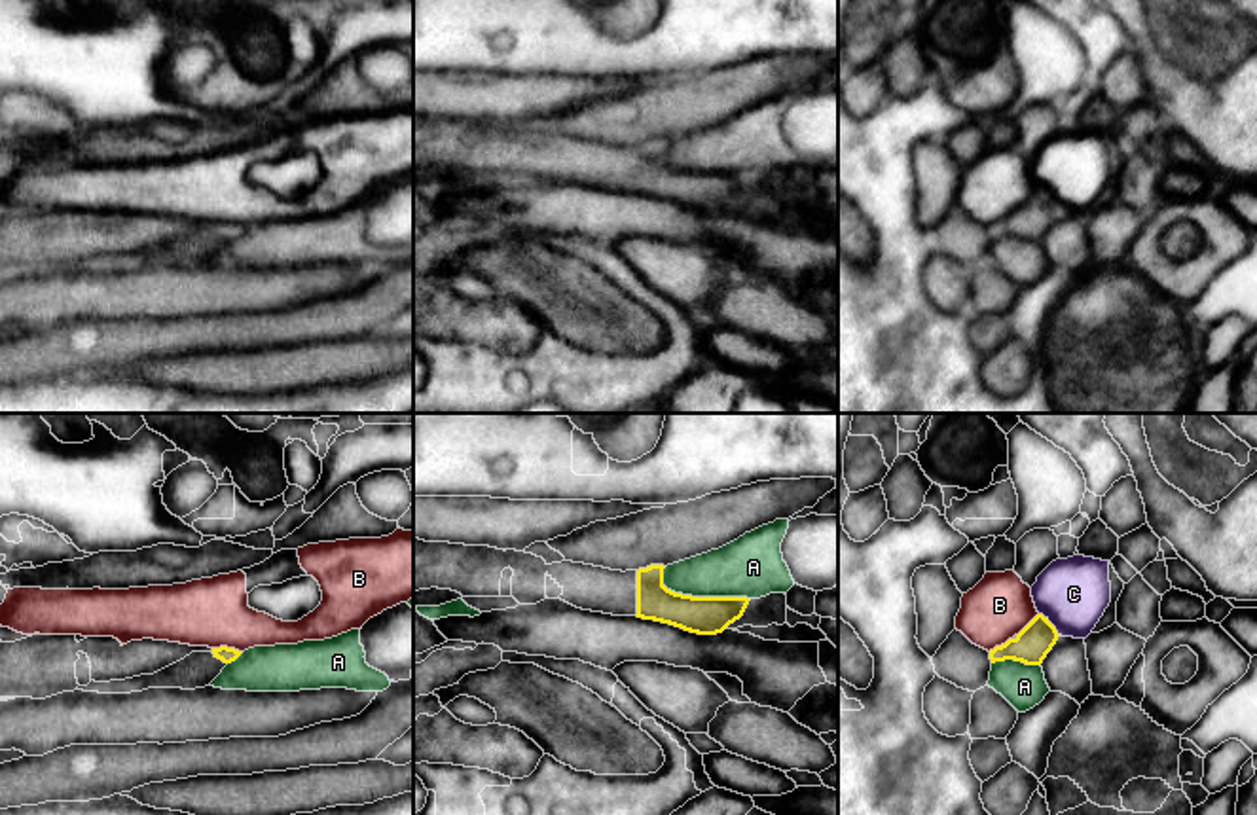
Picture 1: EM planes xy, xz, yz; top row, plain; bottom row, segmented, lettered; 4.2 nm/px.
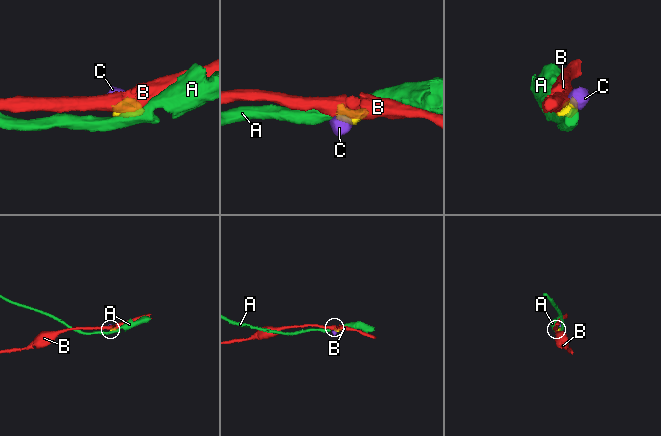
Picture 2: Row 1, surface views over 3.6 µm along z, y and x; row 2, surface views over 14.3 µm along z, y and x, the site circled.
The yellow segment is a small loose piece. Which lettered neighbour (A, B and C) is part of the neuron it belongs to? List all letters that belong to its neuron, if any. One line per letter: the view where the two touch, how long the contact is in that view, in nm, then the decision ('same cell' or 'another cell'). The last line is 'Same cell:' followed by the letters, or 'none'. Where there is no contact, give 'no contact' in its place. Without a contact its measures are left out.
A: xz | 400 nm | another cell
B: xy | 130 nm | another cell
C: yz | 130 nm | another cell
Same cell: none

